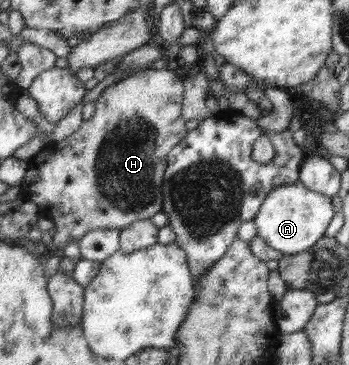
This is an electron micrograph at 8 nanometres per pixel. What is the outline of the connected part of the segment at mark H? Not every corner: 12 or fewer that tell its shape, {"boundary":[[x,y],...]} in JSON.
{"boundary":[[170,67],[107,86],[20,186],[64,248],[162,211]]}

